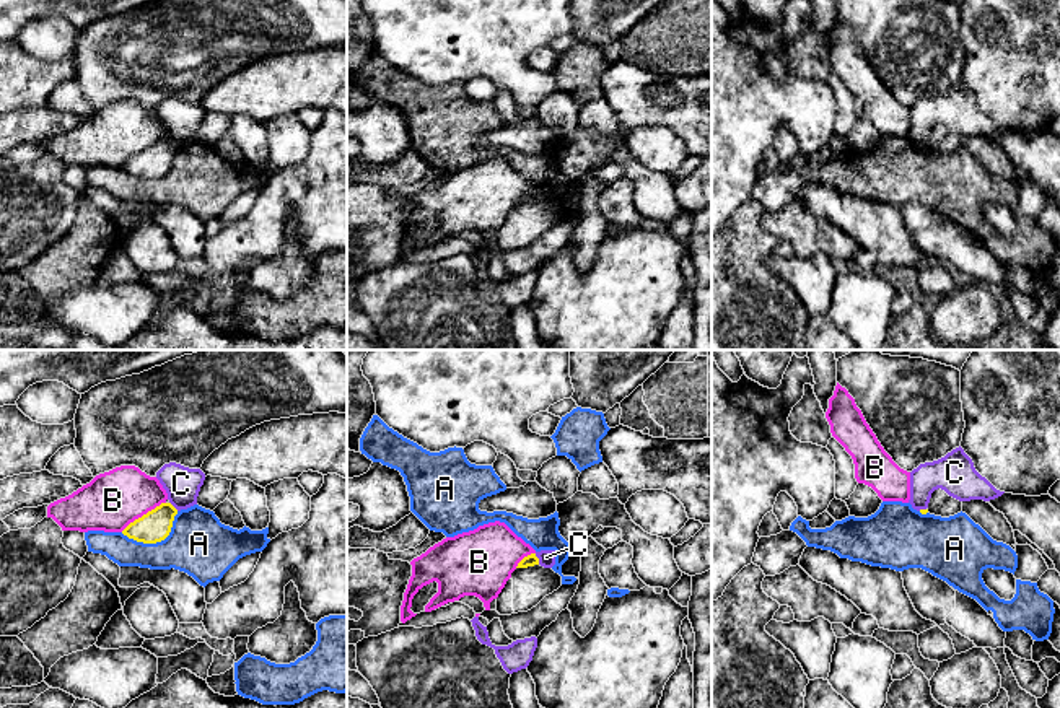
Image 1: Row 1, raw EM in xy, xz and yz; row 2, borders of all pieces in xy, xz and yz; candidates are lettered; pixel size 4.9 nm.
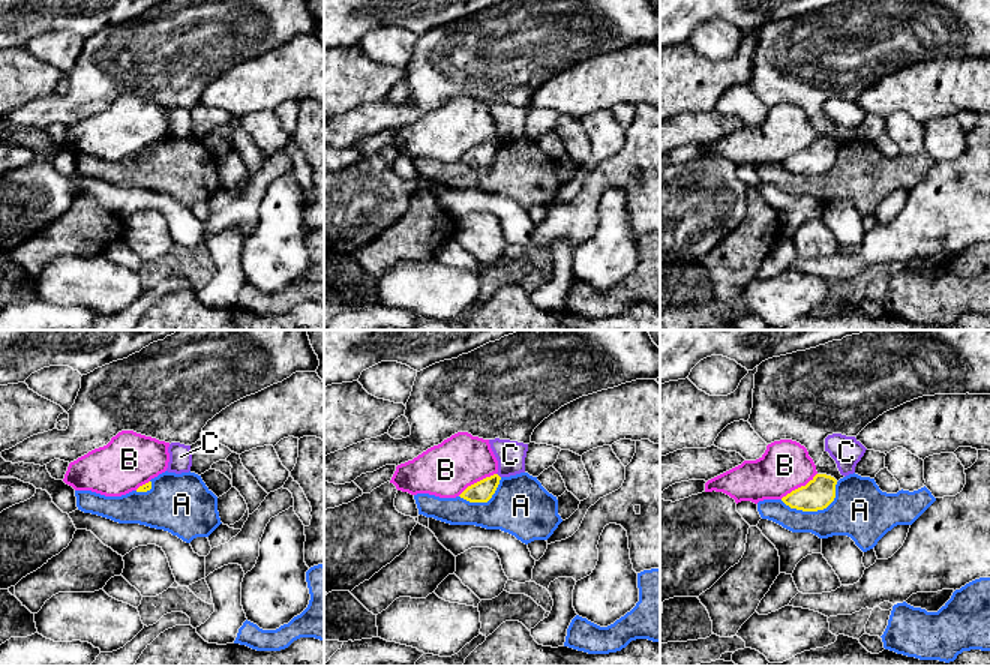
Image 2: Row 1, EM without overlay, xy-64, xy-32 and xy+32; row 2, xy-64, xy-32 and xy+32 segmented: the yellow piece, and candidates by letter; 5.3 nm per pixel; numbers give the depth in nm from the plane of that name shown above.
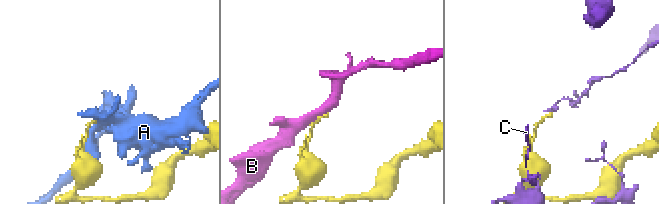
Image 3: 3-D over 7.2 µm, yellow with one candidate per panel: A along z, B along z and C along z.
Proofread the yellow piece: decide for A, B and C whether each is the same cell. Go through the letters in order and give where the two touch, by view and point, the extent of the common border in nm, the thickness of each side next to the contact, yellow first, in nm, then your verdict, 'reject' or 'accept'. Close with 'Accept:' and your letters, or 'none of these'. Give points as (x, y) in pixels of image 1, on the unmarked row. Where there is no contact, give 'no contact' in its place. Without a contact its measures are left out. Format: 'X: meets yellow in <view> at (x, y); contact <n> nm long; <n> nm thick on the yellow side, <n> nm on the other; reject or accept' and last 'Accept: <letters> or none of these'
A: meets yellow in xy at (155, 178); contact 300 nm long; 160 nm thick on the yellow side, 300 nm on the other; reject
B: meets yellow in xy at (144, 150); contact 260 nm long; 160 nm thick on the yellow side, 280 nm on the other; reject
C: meets yellow in xz at (538, 194); contact 60 nm long; 60 nm thick on the yellow side, 80 nm on the other; reject
Accept: none of these

